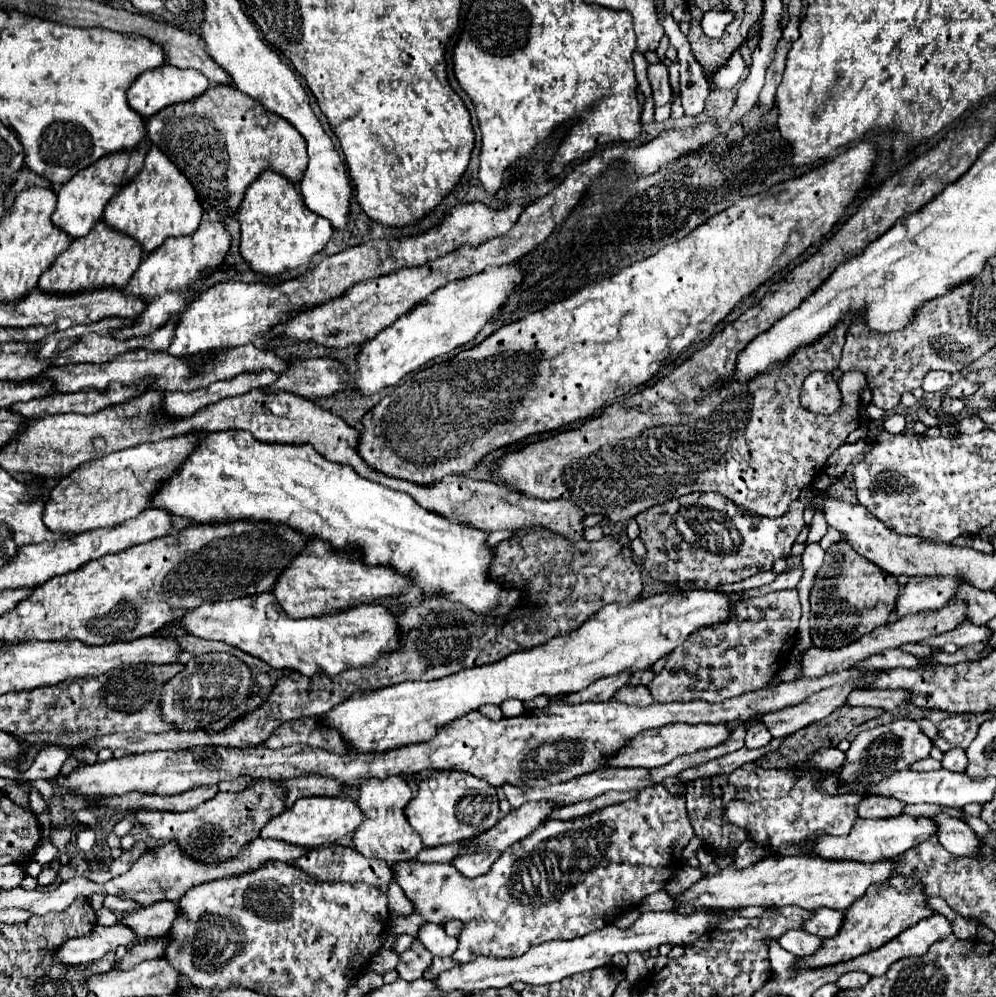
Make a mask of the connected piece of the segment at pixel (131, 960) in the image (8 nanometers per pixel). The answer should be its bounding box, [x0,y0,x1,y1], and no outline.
[114,936,166,970]

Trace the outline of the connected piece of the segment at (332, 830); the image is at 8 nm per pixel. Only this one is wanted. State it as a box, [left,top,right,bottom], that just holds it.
[262,796,362,848]

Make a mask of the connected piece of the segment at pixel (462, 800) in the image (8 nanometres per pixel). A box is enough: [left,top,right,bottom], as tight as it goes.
[404,772,500,848]

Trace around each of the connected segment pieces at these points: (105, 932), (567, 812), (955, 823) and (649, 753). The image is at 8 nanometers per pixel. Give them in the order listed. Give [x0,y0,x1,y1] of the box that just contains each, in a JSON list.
[[54,924,134,966],[549,802,594,820],[930,812,980,856],[606,724,732,768]]

